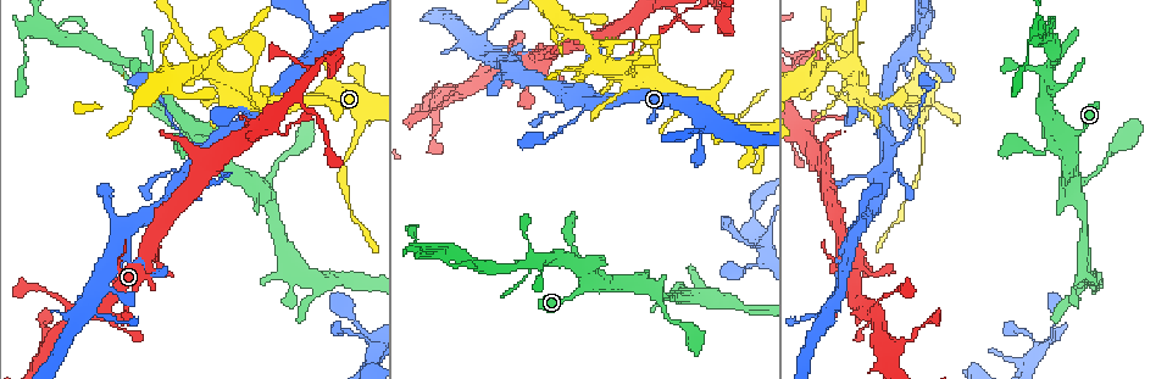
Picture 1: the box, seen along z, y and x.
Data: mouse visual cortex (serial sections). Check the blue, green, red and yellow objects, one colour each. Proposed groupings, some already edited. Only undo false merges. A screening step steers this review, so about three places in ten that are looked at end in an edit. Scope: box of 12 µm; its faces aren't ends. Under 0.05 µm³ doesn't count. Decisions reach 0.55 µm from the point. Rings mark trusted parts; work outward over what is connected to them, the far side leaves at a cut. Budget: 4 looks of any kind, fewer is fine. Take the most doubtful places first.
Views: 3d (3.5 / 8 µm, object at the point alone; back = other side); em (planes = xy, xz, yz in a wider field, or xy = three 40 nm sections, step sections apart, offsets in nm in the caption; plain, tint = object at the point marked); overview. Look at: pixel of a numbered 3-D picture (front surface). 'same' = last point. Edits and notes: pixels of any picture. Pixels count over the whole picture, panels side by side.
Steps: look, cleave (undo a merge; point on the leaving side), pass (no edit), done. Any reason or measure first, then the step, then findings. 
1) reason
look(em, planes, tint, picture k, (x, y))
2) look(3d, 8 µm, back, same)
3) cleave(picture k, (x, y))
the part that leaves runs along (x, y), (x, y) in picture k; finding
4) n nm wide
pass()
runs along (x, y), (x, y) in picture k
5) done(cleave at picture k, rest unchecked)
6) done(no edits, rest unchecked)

sudden change in width
look(3d, 3.5 µm, picture 1, (920, 132))

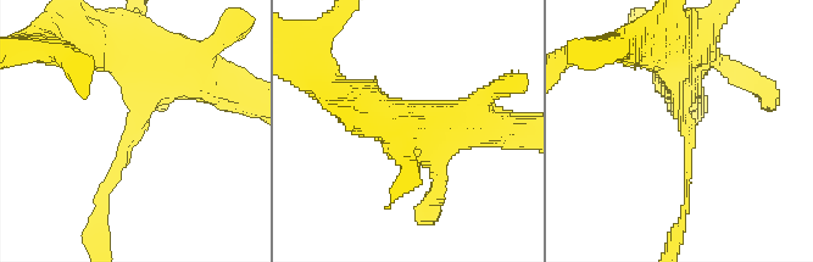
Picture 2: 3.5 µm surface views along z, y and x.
arms of 100, 500 nm
look(em, xy, step 5, tint, picture 2, (684, 126))

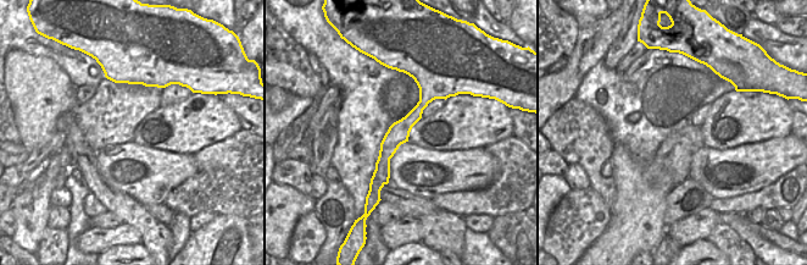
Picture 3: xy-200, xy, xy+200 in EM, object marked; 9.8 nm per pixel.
pass()
runs along (421, 81), (424, 101), (389, 144), (382, 178) in picture 3; all the same cell

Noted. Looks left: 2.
thick turns thin
look(3d, 8 µm, picture 1, (583, 275))

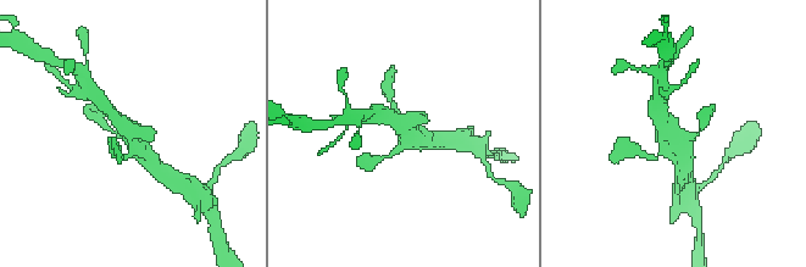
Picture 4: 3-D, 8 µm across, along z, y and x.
need the tissue
look(em, planes, tint, picture 4, (401, 135))

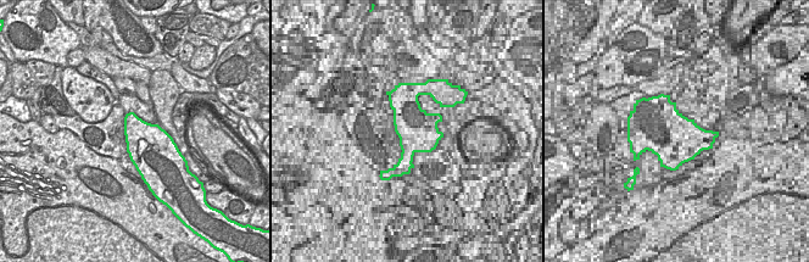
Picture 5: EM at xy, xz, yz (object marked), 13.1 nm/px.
pass()
runs along (700, 131), (679, 139), (657, 113) in picture 4; one cell here

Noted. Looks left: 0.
done(no edits, rest unchecked)

